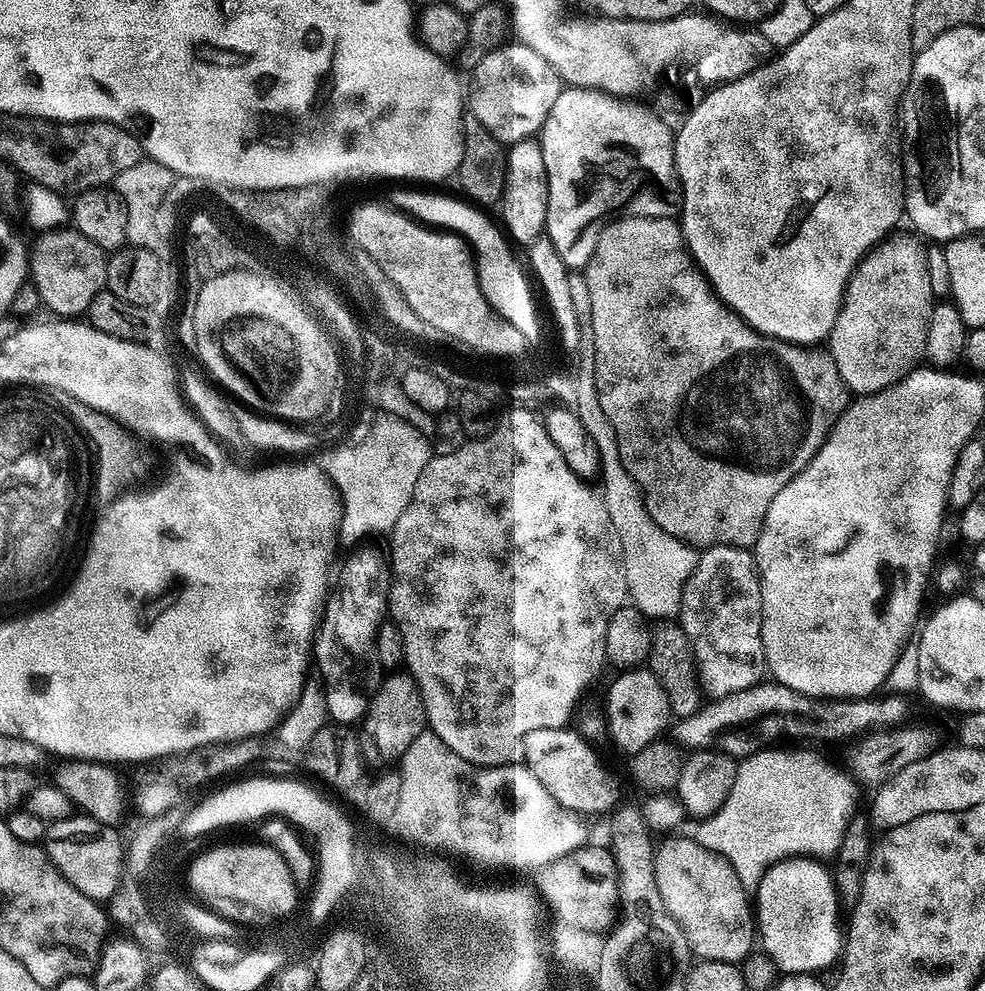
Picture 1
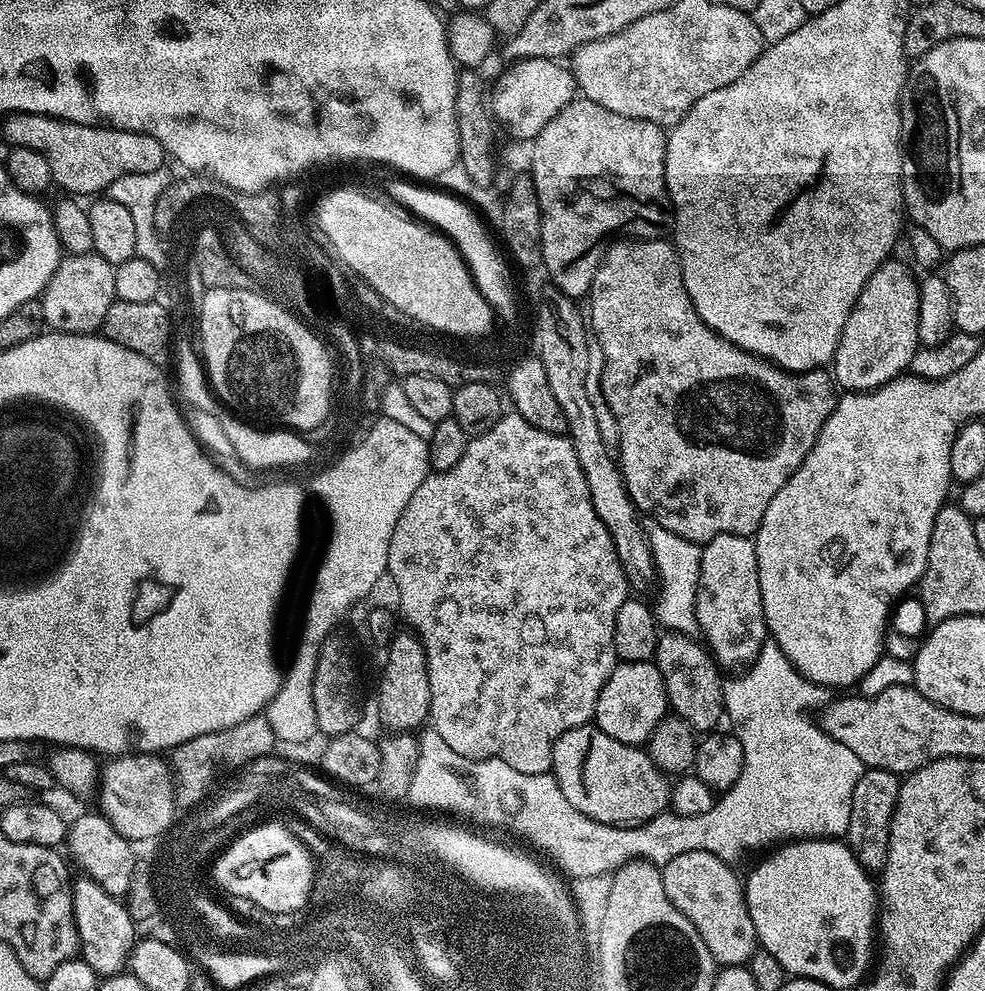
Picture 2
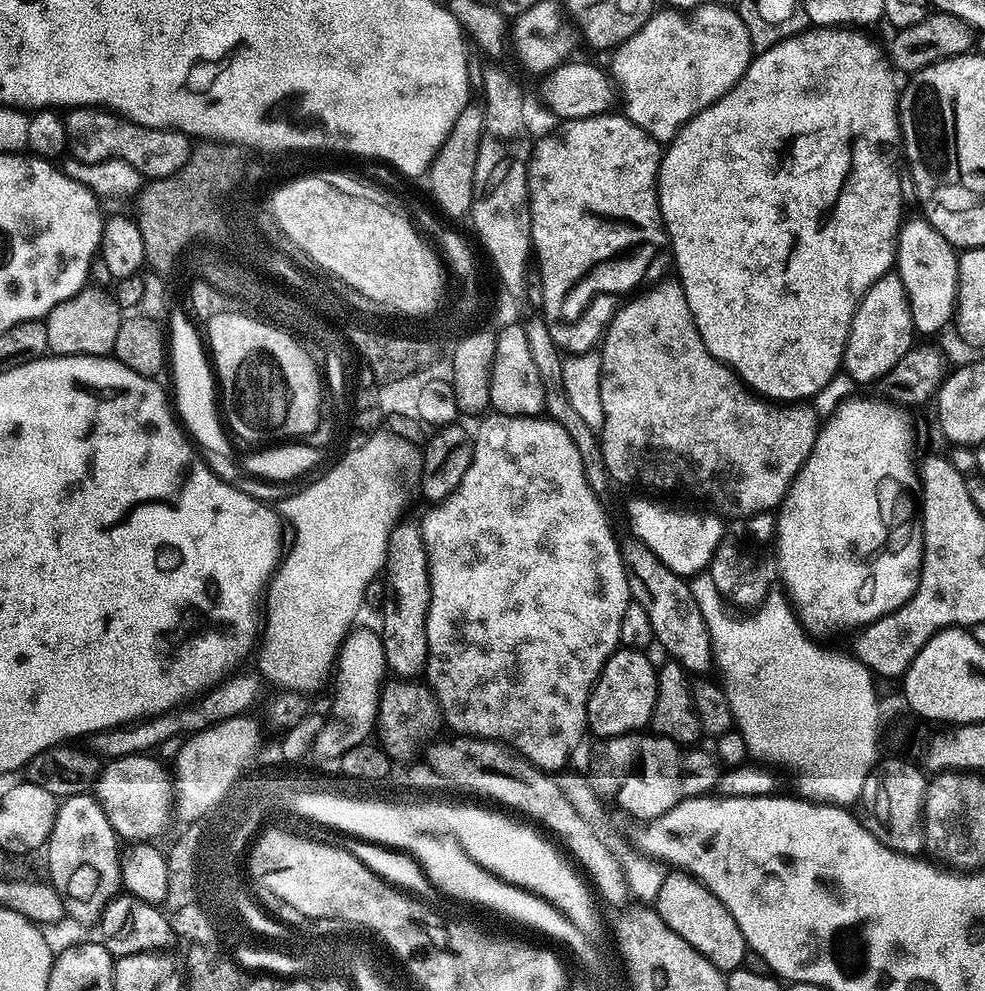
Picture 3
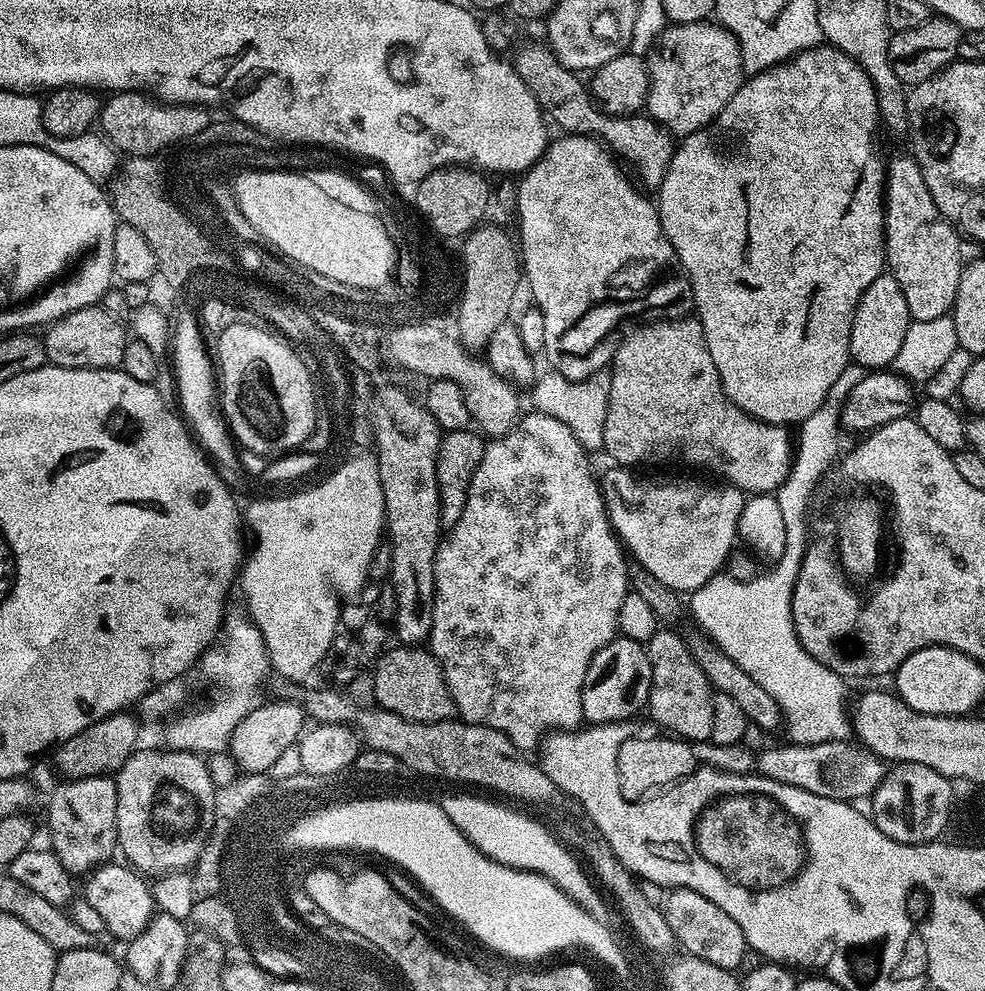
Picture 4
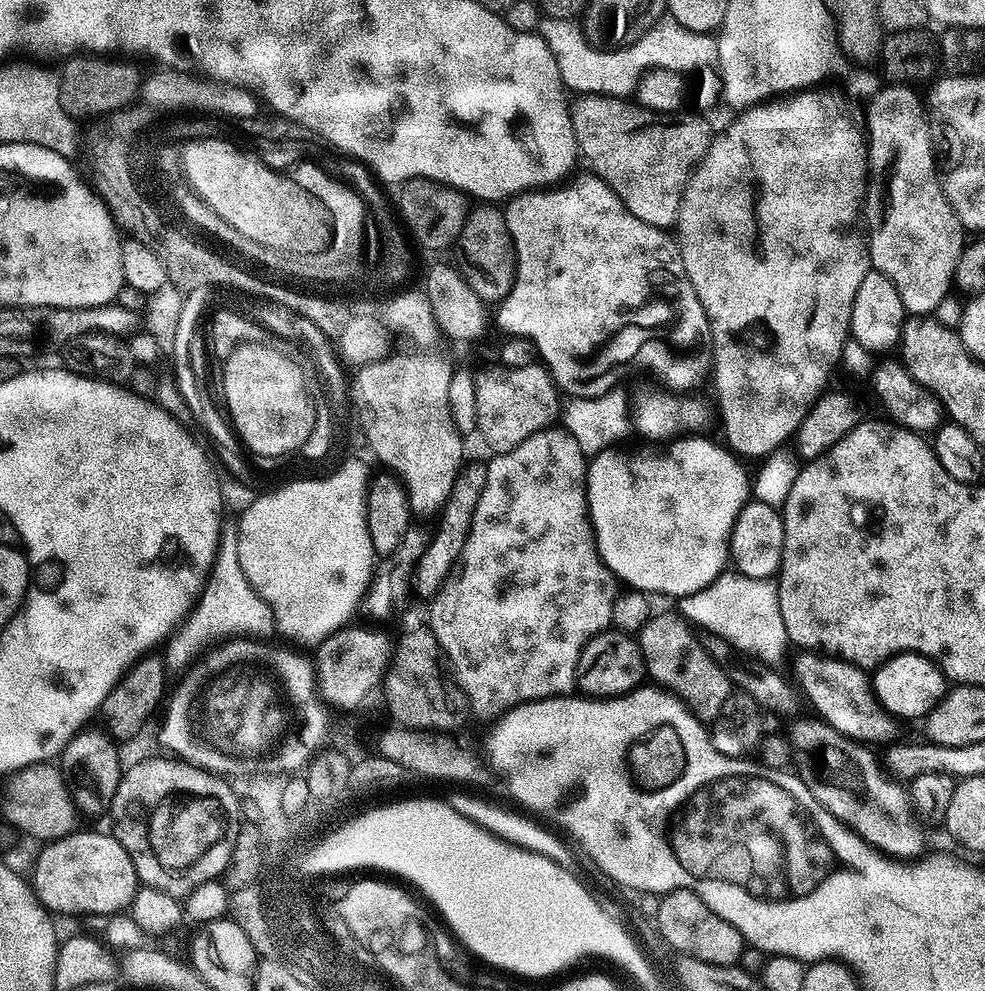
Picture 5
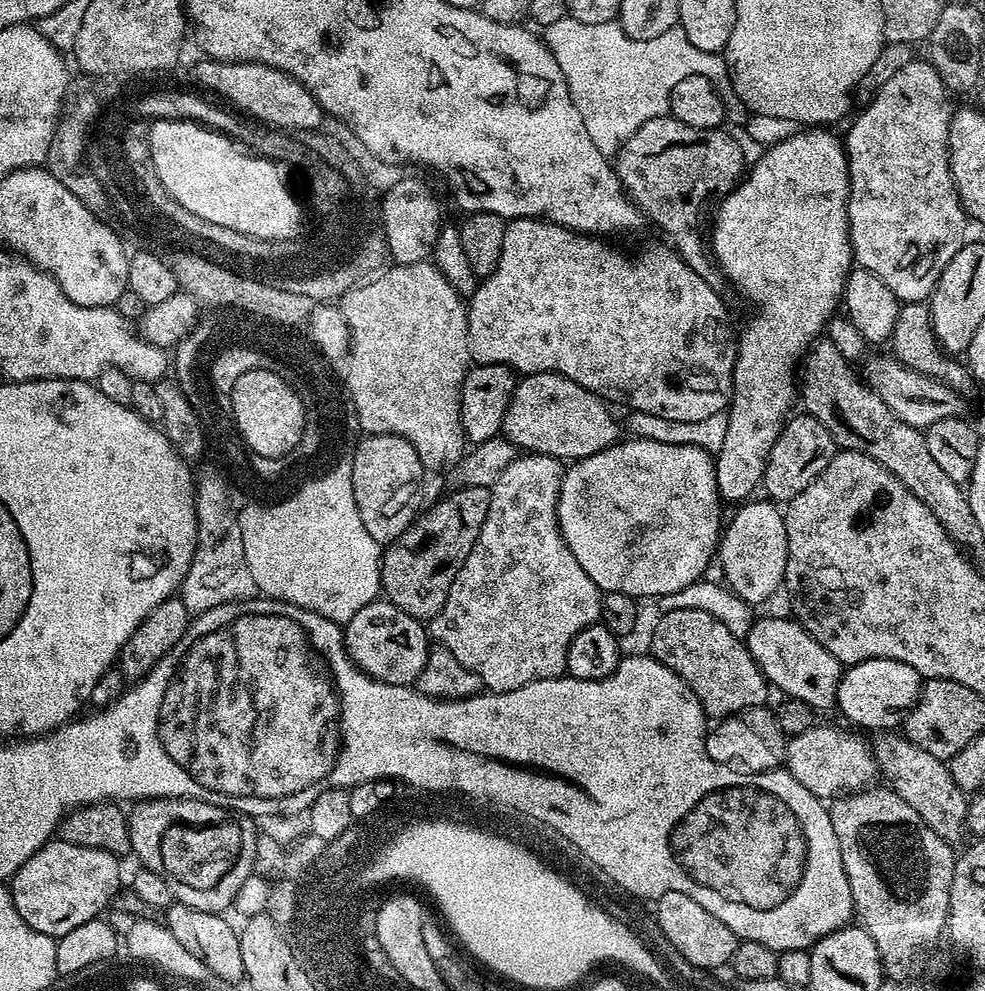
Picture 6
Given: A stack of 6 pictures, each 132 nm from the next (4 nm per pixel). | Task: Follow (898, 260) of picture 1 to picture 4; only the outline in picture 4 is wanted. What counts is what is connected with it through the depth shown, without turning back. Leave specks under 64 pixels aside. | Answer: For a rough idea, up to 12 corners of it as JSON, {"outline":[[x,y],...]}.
{"outline":[[891,274],[856,307],[850,360],[892,366],[912,315]]}

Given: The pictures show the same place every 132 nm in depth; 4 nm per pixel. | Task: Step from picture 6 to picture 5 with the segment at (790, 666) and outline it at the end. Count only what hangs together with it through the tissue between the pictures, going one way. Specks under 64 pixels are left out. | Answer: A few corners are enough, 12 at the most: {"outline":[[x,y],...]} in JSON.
{"outline":[[811,650],[791,679],[819,719],[876,746],[898,721],[865,669]]}

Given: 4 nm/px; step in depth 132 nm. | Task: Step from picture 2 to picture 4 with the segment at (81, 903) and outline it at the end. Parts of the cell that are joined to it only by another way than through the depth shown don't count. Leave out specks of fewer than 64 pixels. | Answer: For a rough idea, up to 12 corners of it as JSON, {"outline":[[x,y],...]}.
{"outline":[[111,775],[65,779],[48,800],[50,848],[69,874],[109,859]]}

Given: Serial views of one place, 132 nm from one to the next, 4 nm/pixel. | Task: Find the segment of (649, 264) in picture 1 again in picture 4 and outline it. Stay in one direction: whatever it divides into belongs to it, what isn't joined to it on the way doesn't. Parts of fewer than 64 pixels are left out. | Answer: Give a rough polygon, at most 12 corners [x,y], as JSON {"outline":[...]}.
{"outline":[[699,319],[615,345],[603,451],[745,494],[792,469],[783,424],[724,392]]}

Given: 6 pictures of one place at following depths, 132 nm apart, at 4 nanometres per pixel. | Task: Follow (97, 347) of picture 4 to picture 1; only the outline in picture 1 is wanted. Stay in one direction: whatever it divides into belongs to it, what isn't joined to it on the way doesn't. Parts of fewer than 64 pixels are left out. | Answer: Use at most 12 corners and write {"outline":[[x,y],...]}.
{"outline":[[75,230],[35,237],[30,282],[56,318],[80,318],[108,256]]}

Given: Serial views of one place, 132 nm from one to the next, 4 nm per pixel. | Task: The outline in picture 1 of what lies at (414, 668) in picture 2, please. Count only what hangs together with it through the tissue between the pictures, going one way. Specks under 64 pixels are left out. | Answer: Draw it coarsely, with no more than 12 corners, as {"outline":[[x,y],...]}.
{"outline":[[414,678],[381,679],[362,727],[371,751],[399,761],[426,731]]}

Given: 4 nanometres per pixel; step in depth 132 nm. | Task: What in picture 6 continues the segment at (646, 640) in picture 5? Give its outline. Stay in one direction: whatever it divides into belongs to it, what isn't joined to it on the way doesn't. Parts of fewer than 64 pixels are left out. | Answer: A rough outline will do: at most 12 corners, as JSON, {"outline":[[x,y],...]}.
{"outline":[[670,610],[650,655],[723,718],[759,708],[768,680],[706,610]]}

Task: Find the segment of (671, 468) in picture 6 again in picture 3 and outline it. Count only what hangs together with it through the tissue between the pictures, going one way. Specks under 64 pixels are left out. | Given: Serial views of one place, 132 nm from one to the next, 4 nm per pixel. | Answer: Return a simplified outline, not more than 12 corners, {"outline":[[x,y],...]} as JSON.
{"outline":[[628,504],[631,532],[674,574],[705,571],[725,539],[719,515]]}

